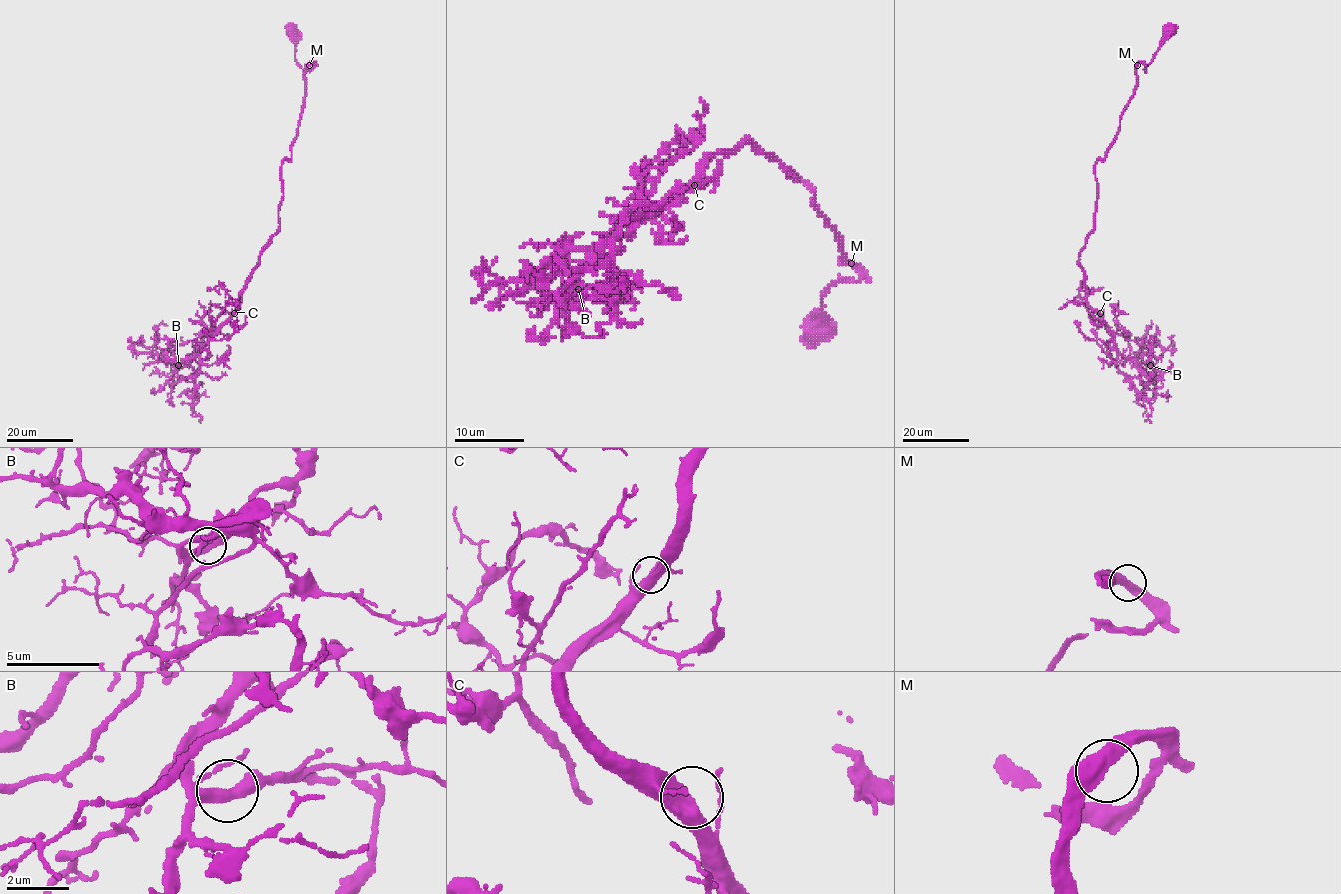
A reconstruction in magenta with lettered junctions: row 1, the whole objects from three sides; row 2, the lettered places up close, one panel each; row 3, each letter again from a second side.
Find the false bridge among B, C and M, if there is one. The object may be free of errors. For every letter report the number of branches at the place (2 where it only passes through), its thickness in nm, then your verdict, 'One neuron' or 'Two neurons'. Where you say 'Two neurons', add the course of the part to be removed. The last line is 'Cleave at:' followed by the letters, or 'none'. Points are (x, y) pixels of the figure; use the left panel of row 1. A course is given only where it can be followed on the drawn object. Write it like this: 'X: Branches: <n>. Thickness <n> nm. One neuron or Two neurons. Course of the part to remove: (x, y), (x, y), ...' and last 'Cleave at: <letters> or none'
B: Branches: 2. Thickness 440 nm. One neuron
C: Branches: 2. Thickness 480 nm. One neuron
M: Branches: 2. Thickness 460 nm. One neuron
Cleave at: none

